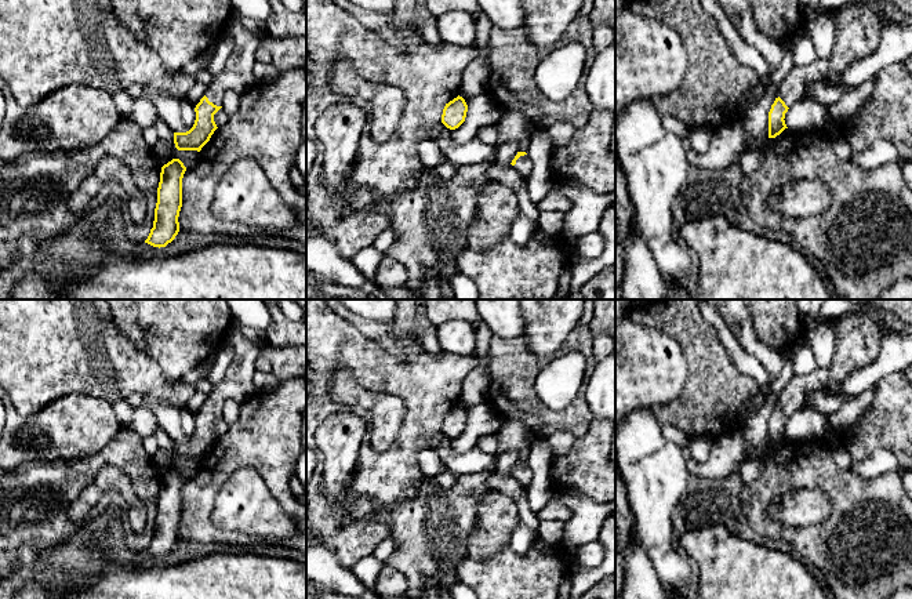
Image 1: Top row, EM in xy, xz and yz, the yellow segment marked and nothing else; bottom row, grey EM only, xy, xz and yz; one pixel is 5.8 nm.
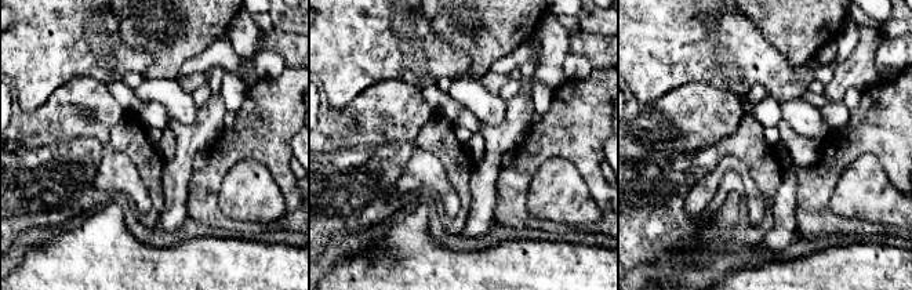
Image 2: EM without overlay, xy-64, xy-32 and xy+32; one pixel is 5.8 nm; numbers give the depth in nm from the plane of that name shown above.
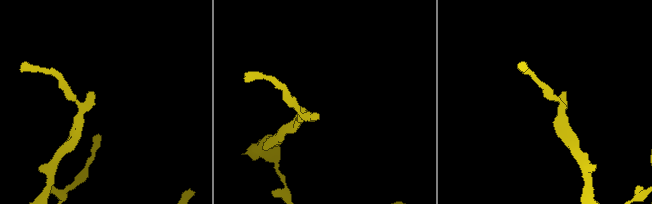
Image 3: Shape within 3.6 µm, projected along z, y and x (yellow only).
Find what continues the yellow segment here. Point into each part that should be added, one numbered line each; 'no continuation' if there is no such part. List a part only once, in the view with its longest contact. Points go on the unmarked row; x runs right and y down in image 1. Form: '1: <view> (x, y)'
1: xy (238, 384)

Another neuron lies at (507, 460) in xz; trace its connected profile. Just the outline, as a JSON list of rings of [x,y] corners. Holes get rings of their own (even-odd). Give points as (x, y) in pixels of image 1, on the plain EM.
[[[515,450],[499,451],[495,472],[502,476],[510,475],[517,461],[519,461],[519,451]]]

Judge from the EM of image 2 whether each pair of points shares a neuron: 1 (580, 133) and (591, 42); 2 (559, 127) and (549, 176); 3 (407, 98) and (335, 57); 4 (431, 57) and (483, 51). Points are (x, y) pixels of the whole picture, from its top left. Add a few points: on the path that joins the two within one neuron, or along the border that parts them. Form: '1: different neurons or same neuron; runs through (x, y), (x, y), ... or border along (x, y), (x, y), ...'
1: different neurons; border along (593, 66), (603, 68)
2: different neurons; border along (580, 173), (569, 160), (549, 158), (531, 180)
3: different neurons; border along (411, 84), (403, 80), (382, 79), (370, 87)
4: different neurons; border along (438, 35), (469, 57), (471, 75), (489, 71)

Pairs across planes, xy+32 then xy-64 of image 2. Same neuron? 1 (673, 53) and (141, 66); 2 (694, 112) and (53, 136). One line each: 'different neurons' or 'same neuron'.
1: same neuron
2: same neuron

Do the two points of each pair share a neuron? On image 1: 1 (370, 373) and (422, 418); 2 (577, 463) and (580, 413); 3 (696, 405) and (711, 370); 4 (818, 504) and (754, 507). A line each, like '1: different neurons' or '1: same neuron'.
1: same neuron
2: different neurons
3: same neuron
4: different neurons

